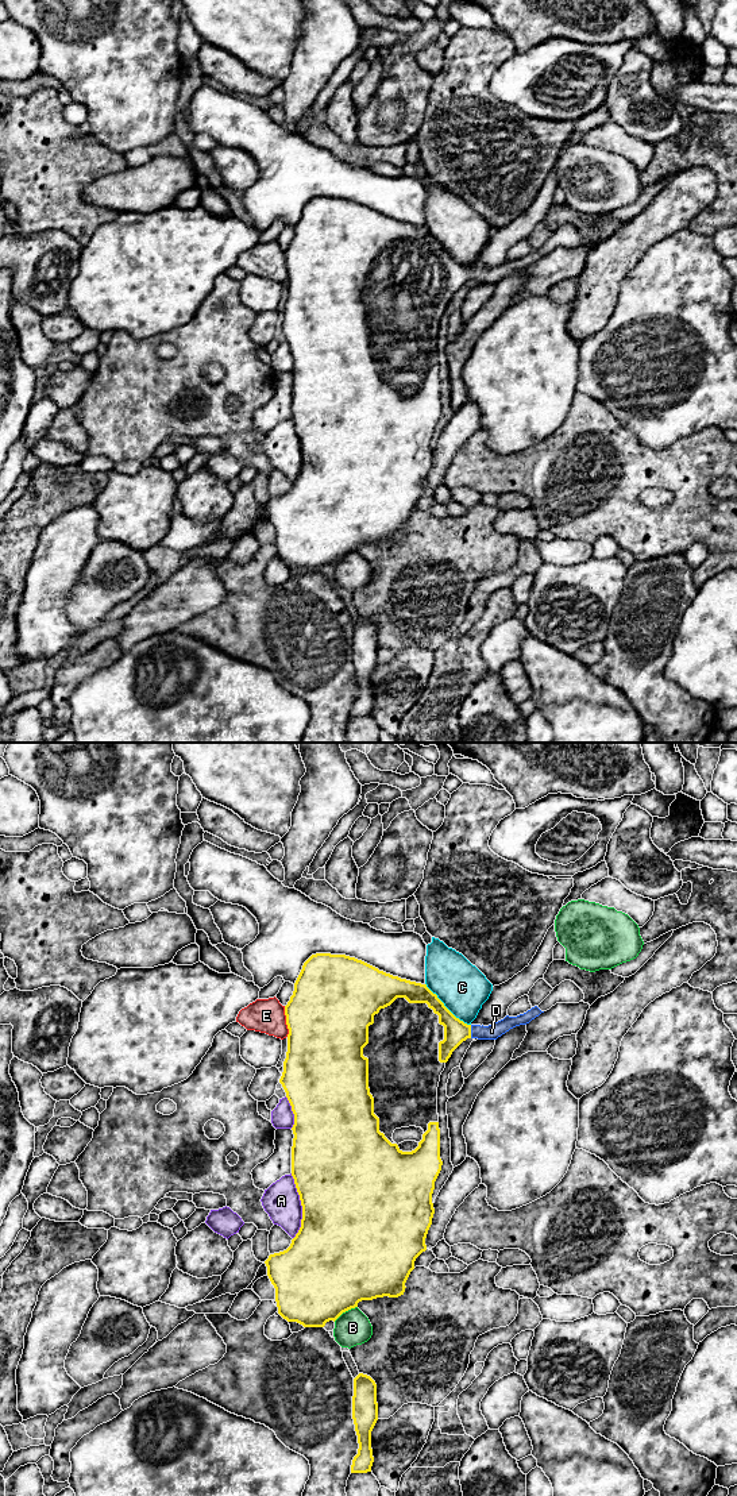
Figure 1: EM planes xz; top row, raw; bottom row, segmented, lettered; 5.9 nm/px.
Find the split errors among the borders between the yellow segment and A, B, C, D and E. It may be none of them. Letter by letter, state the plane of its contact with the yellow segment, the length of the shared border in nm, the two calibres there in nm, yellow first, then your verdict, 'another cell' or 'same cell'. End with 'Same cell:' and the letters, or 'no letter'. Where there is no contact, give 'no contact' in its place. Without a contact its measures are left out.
A: meets yellow in xz; contact 400 nm long; 500 nm thick on the yellow side, 220 nm on the other; another cell
B: meets yellow in xz; contact 170 nm long; 500 nm thick on the yellow side, 220 nm on the other; another cell
C: meets yellow in xz; contact 380 nm long; 140 nm thick on the yellow side, 300 nm on the other; another cell
D: meets yellow in xz; contact 80 nm long; 140 nm thick on the yellow side, 90 nm on the other; same cell
E: meets yellow in xz; contact 190 nm long; 500 nm thick on the yellow side, 200 nm on the other; another cell
Same cell: D

